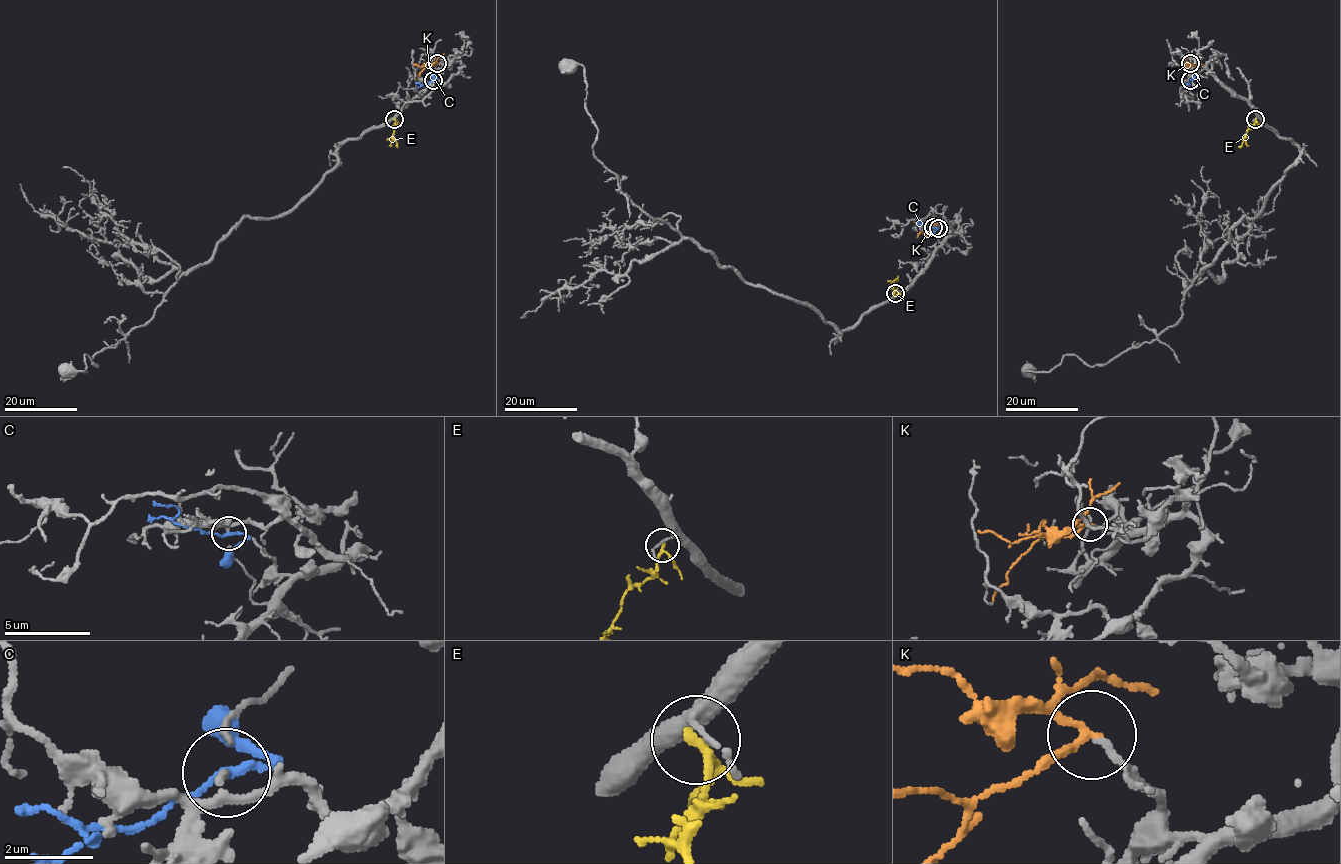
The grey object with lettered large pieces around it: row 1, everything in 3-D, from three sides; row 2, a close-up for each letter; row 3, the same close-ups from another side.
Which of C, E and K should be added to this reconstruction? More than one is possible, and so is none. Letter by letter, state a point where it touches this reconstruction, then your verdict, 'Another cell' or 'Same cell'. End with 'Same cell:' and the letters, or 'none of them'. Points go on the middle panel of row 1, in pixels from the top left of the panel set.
C: Touches grey at (933, 227). Another cell
E: Touches grey at (895, 293). Another cell
K: Touches grey at (938, 228). Same cell
Same cell: K

